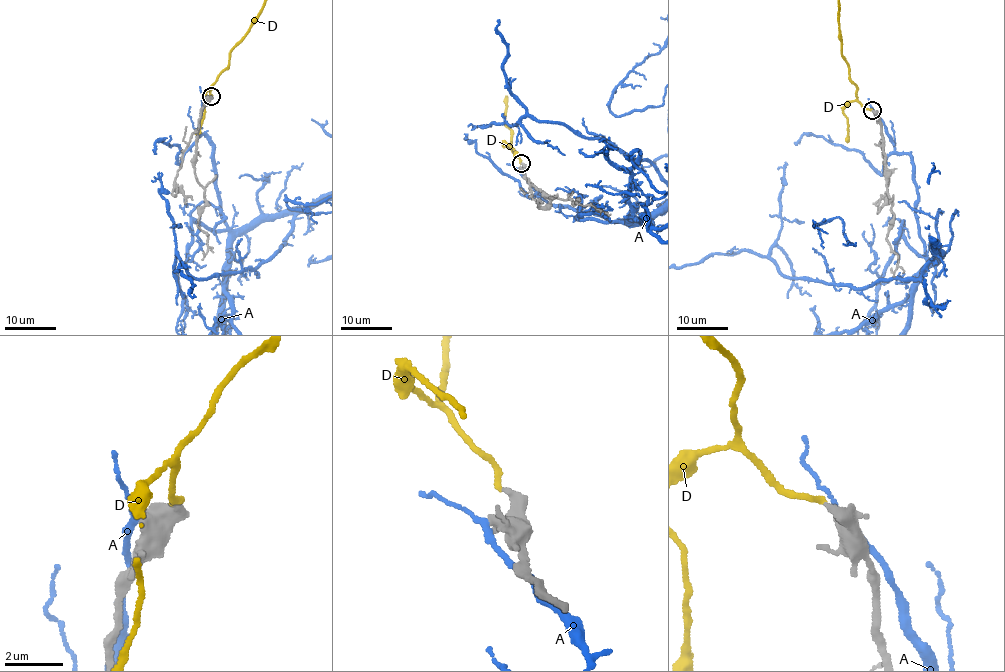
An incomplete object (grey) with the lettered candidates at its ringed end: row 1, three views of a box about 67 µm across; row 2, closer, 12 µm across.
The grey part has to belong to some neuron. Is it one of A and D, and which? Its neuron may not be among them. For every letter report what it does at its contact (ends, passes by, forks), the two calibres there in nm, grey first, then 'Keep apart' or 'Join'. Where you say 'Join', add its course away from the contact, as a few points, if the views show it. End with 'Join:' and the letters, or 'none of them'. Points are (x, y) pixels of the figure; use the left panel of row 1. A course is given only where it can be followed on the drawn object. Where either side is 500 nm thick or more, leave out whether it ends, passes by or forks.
A: It passes by. Thickness 440 nm (grey) against 170 nm. Keep apart
D: It ends there. Thickness 360 nm (grey) against 180 nm. Keep apart
Join: none of them

